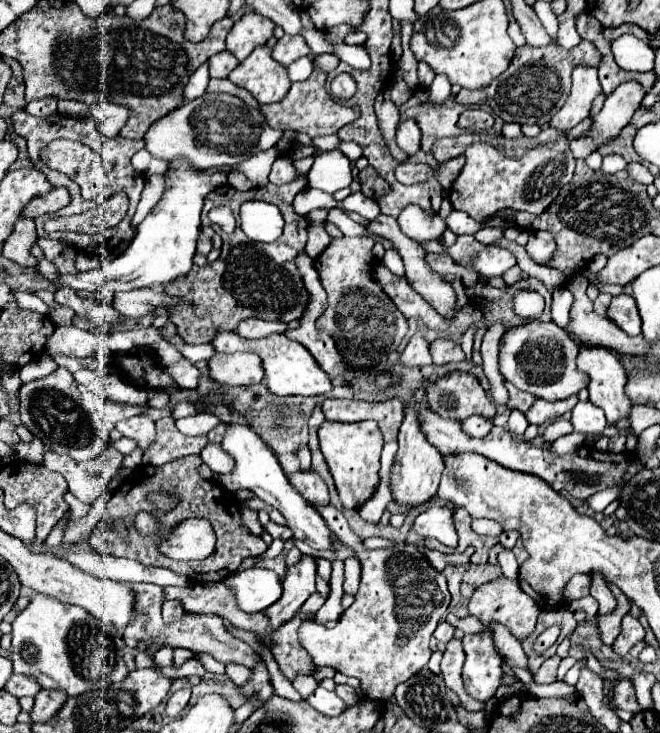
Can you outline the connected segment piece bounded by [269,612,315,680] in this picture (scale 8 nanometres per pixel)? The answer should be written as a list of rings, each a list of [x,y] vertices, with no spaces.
[[[299,612],[269,634],[271,652],[273,652],[281,672],[289,680],[293,680],[299,674],[311,674],[315,668],[313,660],[309,658],[309,654],[305,652],[305,648],[299,644],[299,638],[297,638],[297,626],[299,626],[299,622],[303,622],[307,618],[309,618],[307,614]]]

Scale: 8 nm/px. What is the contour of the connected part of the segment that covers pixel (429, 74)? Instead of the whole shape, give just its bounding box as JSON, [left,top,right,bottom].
[417,62,435,88]

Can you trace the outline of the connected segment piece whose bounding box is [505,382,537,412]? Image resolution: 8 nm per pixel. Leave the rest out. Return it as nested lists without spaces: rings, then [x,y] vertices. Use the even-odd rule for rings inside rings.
[[[505,382],[505,388],[509,390],[509,404],[507,404],[509,410],[517,408],[521,412],[527,412],[533,406],[533,402],[537,400],[533,394],[517,394],[517,388],[511,382]]]

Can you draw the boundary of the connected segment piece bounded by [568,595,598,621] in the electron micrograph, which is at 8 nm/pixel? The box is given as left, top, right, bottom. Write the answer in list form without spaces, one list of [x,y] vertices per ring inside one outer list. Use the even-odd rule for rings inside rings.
[[[588,595],[581,599],[572,601],[568,605],[568,608],[573,613],[576,612],[577,610],[585,612],[586,621],[592,621],[596,617],[598,611],[598,603],[591,595]]]

